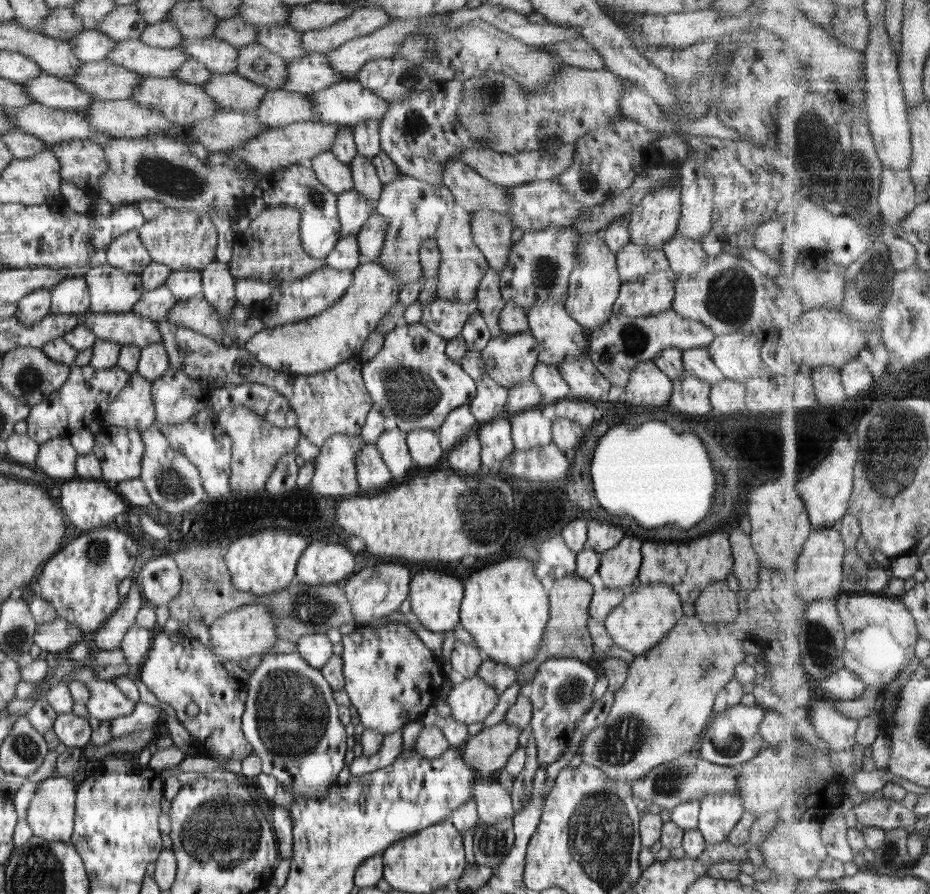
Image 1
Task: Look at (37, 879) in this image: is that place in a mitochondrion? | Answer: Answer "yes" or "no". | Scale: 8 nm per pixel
yes

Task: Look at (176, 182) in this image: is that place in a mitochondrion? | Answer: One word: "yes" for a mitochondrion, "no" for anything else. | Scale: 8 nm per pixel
yes

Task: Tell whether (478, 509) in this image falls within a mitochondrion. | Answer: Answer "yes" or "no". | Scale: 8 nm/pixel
yes

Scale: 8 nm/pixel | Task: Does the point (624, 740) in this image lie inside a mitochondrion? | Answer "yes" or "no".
yes

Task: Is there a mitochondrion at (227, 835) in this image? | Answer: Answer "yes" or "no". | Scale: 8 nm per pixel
yes

